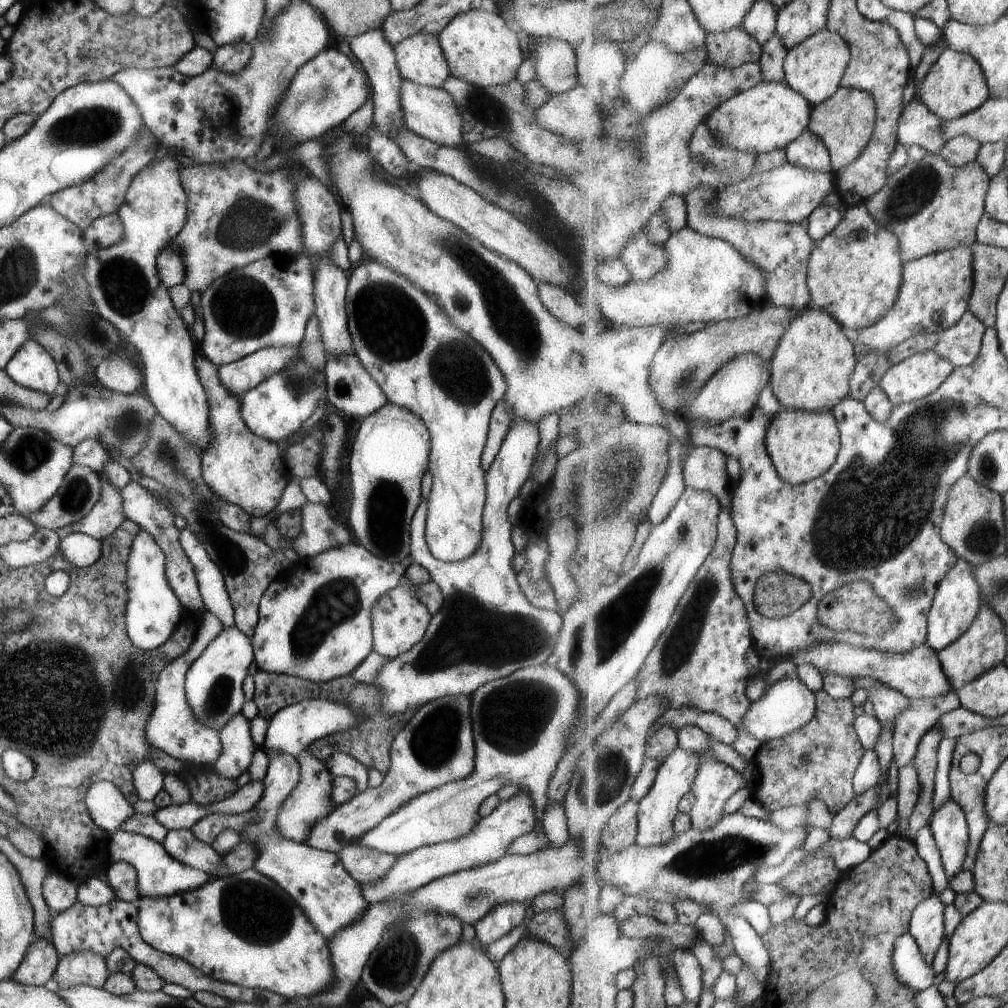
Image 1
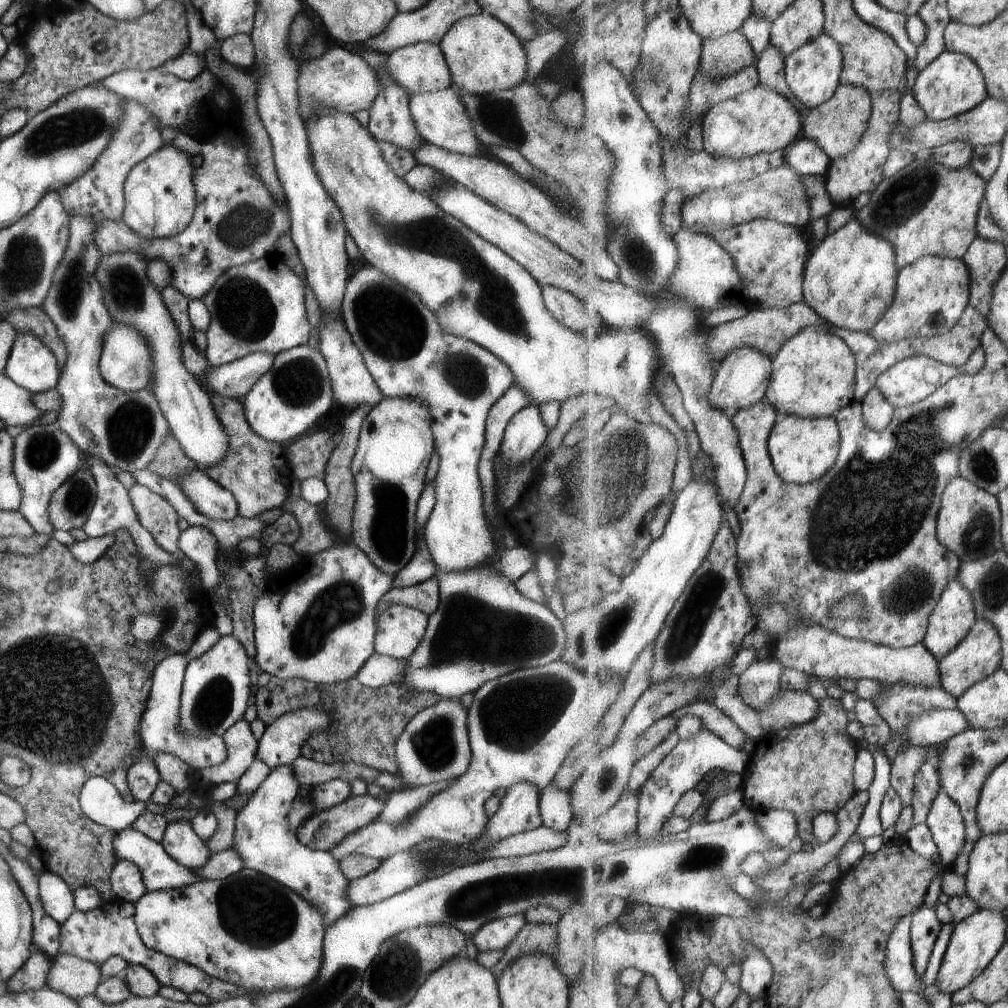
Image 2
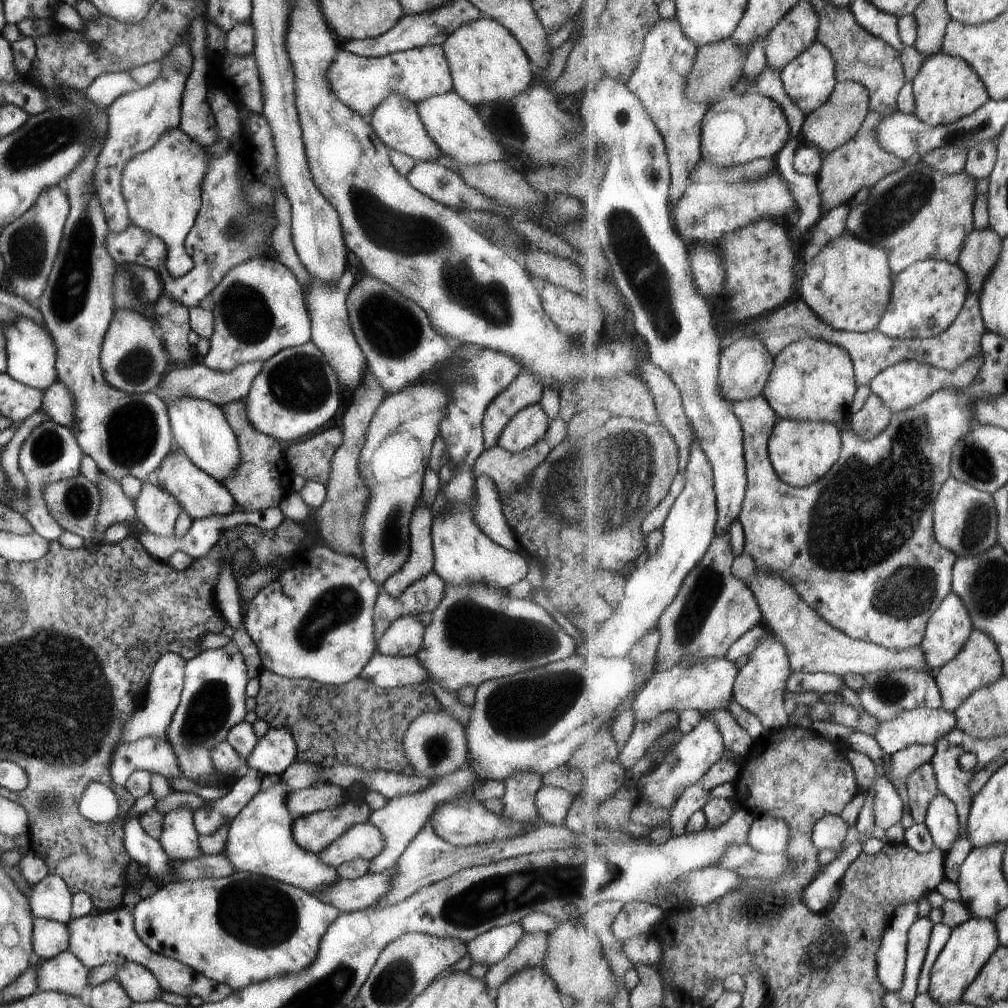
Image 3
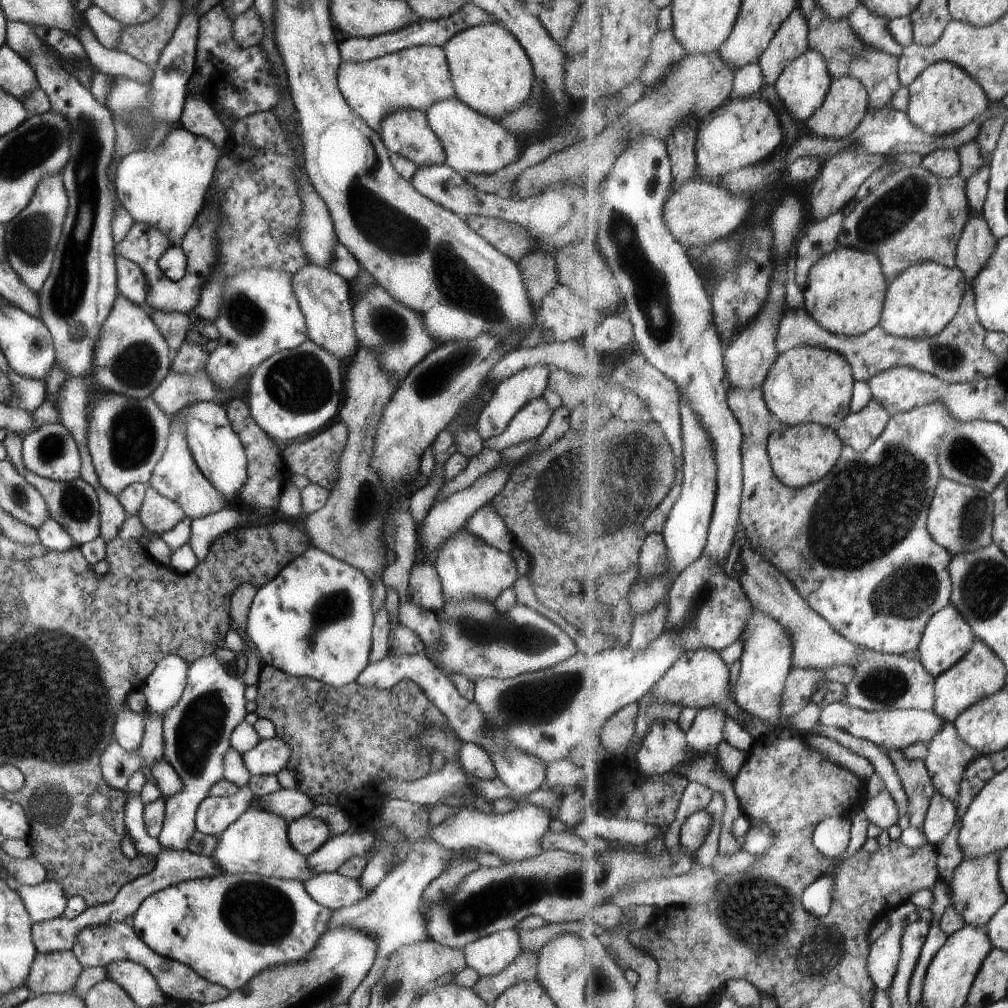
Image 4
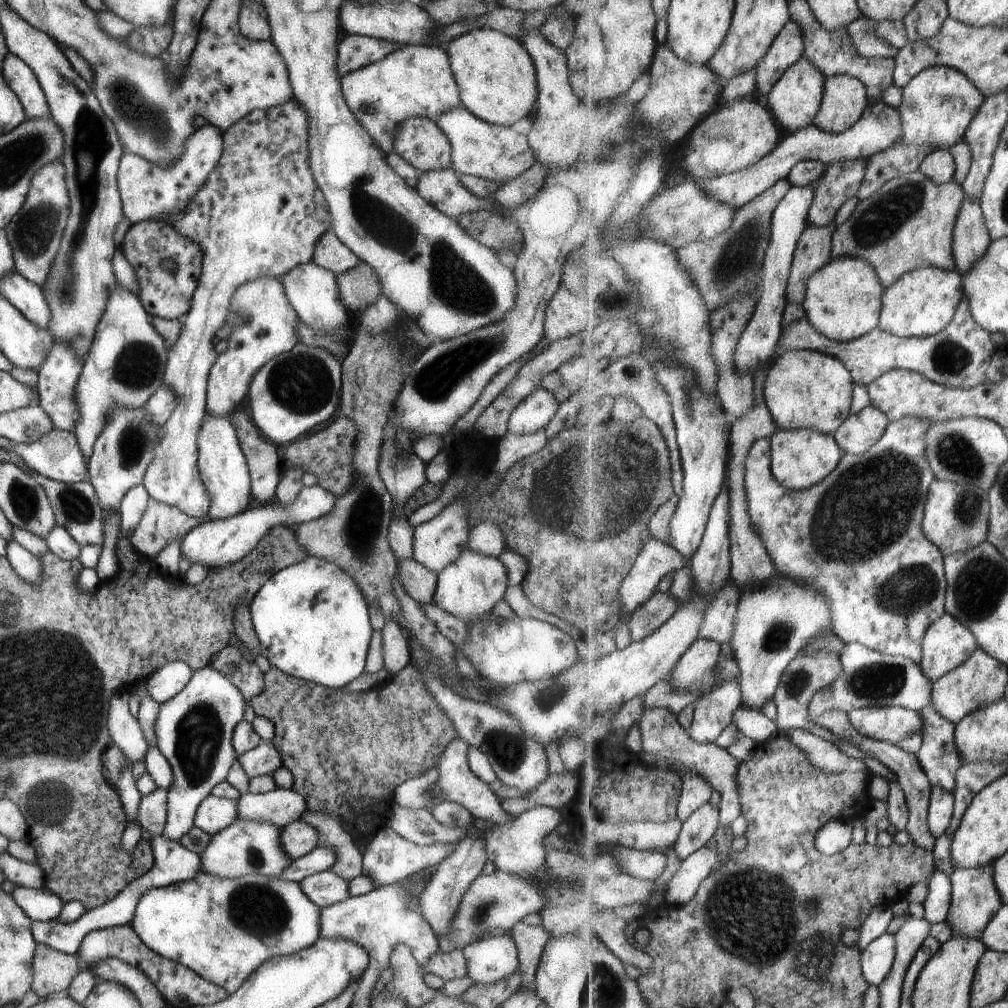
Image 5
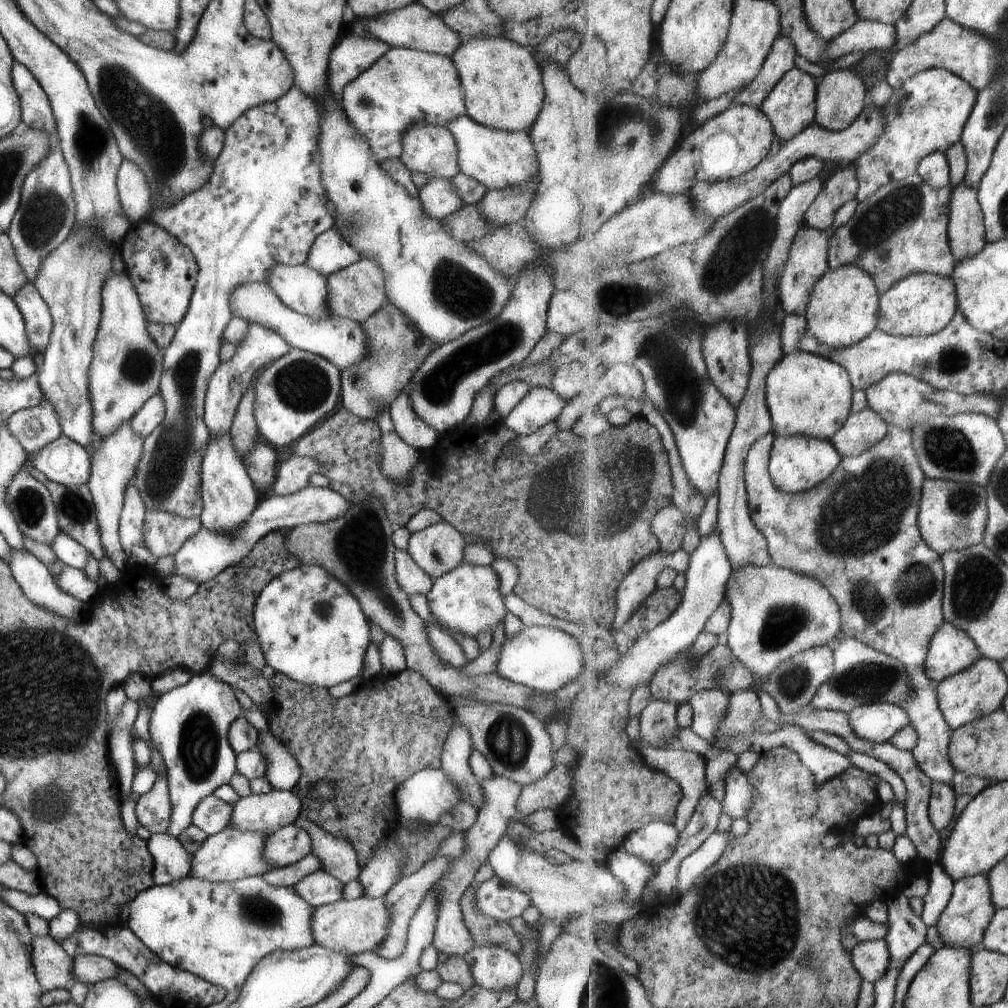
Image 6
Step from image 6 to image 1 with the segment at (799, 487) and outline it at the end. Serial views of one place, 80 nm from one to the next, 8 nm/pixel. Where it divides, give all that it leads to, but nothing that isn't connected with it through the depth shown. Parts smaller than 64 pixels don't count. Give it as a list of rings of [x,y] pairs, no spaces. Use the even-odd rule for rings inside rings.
[[[783,408],[771,421],[766,445],[779,476],[792,485],[800,485],[814,481],[833,468],[842,448],[842,438],[831,411],[810,413]]]

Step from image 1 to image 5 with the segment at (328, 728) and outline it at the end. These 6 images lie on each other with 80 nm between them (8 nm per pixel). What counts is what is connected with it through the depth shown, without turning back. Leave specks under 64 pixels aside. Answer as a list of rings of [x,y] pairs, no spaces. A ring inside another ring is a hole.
[[[260,741],[257,746],[237,756],[248,777],[269,775],[280,764],[281,757],[271,742]]]

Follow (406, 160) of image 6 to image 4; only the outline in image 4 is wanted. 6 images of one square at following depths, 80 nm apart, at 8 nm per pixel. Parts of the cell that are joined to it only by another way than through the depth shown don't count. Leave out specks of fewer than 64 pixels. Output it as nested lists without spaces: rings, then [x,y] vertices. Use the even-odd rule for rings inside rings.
[[[397,108],[396,111],[384,115],[379,121],[379,134],[388,152],[398,154],[410,160],[418,167],[444,164],[446,154],[444,153],[441,141],[429,128],[425,115],[421,111],[415,109]]]

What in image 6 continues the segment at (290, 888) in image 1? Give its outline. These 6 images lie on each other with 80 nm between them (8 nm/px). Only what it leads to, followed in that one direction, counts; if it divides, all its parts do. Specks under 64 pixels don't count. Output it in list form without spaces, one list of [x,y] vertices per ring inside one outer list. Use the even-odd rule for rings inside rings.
[[[225,827],[212,835],[207,835],[207,838],[201,843],[201,846],[190,855],[190,869],[188,875],[210,883],[231,882],[253,875],[260,875],[266,870],[275,868],[271,867],[260,855],[264,847],[264,838],[266,838],[266,836],[263,833],[257,831],[242,833],[240,830],[231,827]]]

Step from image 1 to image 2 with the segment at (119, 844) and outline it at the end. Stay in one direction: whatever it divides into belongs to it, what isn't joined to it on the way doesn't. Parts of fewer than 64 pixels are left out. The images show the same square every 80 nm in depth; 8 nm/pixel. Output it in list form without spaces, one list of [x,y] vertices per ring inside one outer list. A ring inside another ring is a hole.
[[[126,827],[121,831],[117,831],[113,840],[111,840],[113,852],[119,860],[127,860],[131,864],[135,864],[141,876],[141,882],[146,892],[157,892],[159,890],[173,890],[173,888],[183,888],[189,884],[195,884],[197,880],[201,880],[201,876],[197,876],[192,869],[181,866],[174,862],[161,847],[160,842],[155,842],[143,836],[141,832]]]

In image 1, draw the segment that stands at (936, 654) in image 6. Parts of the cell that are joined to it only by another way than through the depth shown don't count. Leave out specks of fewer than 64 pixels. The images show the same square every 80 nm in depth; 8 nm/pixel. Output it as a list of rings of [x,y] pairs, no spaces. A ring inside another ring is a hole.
[[[959,558],[958,564],[939,585],[934,605],[929,614],[928,639],[926,642],[938,653],[958,641],[978,618],[983,604],[980,586],[972,571],[973,567],[975,566],[969,564],[965,559]]]

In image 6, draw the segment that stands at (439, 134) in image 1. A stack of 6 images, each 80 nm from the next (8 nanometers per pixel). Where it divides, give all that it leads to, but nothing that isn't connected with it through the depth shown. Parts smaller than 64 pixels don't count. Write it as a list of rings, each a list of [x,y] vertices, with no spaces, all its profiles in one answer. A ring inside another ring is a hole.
[[[467,114],[449,121],[444,127],[454,138],[460,172],[480,182],[488,191],[504,189],[506,186],[525,185],[538,174],[535,149],[527,131],[502,131],[489,128],[477,124]]]

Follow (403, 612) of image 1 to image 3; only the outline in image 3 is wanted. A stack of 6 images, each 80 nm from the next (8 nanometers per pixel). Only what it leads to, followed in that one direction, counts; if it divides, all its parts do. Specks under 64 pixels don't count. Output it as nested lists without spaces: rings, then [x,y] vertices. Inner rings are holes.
[[[401,614],[385,628],[383,636],[377,638],[376,652],[381,655],[415,655],[422,646],[424,627],[415,615]]]

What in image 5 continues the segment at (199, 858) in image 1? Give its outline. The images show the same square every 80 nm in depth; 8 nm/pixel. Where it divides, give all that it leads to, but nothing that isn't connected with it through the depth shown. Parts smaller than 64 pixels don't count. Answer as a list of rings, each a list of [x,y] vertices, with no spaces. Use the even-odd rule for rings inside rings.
[[[209,665],[192,671],[189,682],[158,705],[153,723],[155,746],[169,763],[172,781],[166,790],[166,823],[162,834],[178,841],[193,825],[199,803],[211,788],[226,780],[236,752],[231,744],[233,727],[243,718],[246,705],[242,694],[229,680]]]

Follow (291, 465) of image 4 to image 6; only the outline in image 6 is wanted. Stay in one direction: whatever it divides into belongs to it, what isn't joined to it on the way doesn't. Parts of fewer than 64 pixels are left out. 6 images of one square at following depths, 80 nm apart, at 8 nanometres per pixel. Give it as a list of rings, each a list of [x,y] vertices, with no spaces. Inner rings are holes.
[[[336,409],[331,412],[327,418],[319,424],[312,427],[303,436],[300,436],[292,444],[292,455],[296,457],[314,458],[320,466],[319,474],[324,475],[328,480],[328,488],[333,489],[340,494],[349,504],[354,505],[366,500],[367,497],[375,497],[381,501],[384,506],[387,520],[390,525],[396,529],[403,527],[404,524],[416,512],[421,509],[429,509],[430,512],[439,514],[443,521],[452,524],[462,535],[466,544],[484,541],[488,545],[492,555],[499,558],[507,558],[516,566],[517,580],[512,588],[512,592],[519,598],[522,598],[527,604],[541,609],[548,615],[553,615],[561,620],[572,623],[595,624],[603,628],[614,630],[614,622],[618,613],[618,590],[625,577],[638,565],[653,553],[659,552],[660,542],[652,530],[652,522],[659,511],[666,509],[672,504],[674,498],[674,477],[670,467],[670,455],[664,445],[662,434],[645,417],[639,416],[633,418],[628,423],[617,419],[617,422],[602,435],[598,437],[576,437],[570,430],[557,431],[552,434],[541,450],[534,455],[528,455],[526,452],[513,452],[512,441],[516,434],[509,430],[502,422],[492,427],[482,425],[465,425],[464,423],[455,426],[453,429],[441,434],[433,446],[431,454],[421,454],[421,458],[410,470],[408,478],[410,483],[398,485],[391,479],[388,479],[380,469],[380,448],[376,443],[380,440],[380,430],[377,423],[372,420],[360,419],[353,416],[345,410]],[[565,530],[575,532],[575,534],[587,534],[587,536],[599,536],[599,538],[587,538],[579,540],[573,536],[567,536]]]

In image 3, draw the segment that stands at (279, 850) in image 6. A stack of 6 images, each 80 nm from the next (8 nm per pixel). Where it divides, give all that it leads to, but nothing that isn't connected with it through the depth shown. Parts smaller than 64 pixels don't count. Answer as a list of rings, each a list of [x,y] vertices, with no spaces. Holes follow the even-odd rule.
[[[361,799],[348,800],[343,805],[316,811],[293,819],[291,833],[299,848],[318,854],[339,838],[347,828],[367,822],[371,806]]]

